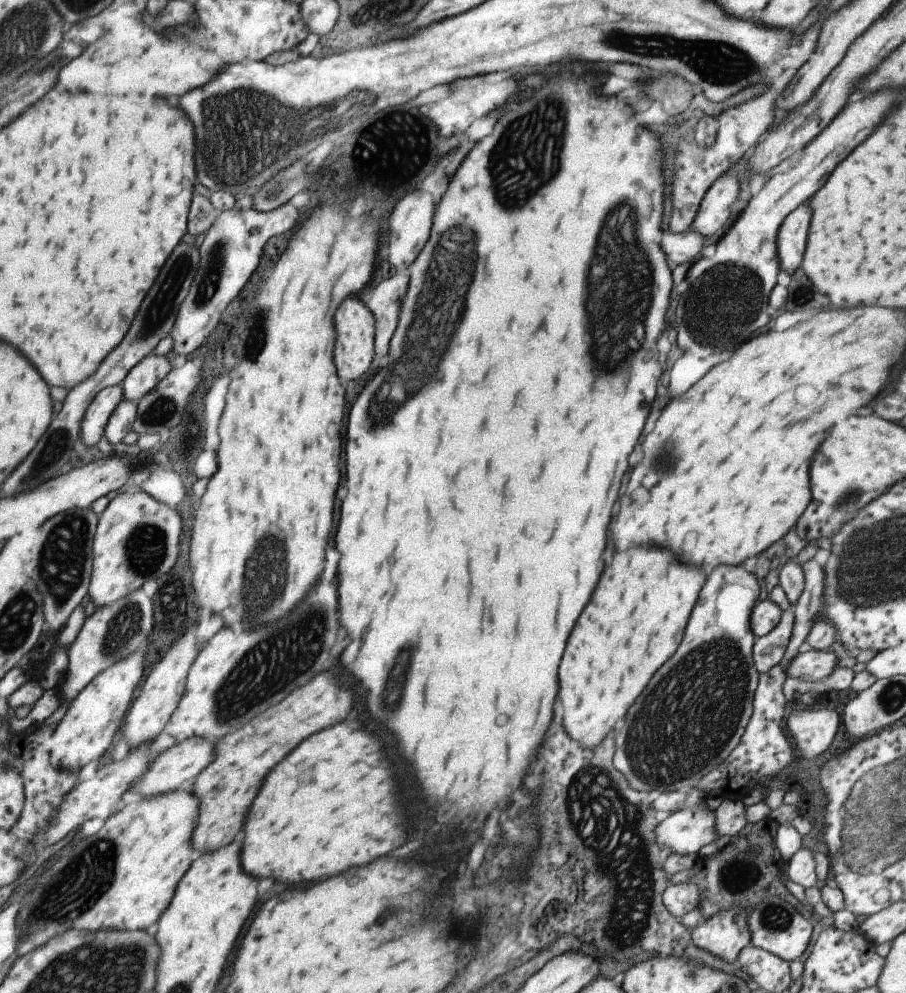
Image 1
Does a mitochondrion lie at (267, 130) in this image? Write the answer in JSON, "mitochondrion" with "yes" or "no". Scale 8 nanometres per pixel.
{"mitochondrion":"yes"}

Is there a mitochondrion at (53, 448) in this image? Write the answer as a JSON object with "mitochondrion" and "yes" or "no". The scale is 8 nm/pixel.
{"mitochondrion":"yes"}

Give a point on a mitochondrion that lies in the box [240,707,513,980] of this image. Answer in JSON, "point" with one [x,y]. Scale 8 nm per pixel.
{"point":[405,907]}

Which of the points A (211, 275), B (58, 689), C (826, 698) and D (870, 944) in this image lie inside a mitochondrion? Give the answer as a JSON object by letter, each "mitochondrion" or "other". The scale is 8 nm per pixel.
{"A":"mitochondrion","B":"other","C":"other","D":"other"}

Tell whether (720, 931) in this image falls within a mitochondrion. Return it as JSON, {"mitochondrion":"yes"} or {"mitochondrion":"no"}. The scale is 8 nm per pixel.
{"mitochondrion":"no"}

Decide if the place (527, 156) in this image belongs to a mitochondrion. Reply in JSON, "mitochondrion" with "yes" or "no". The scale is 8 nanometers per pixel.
{"mitochondrion":"yes"}

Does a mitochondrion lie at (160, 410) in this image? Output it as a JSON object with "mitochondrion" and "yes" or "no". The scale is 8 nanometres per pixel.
{"mitochondrion":"yes"}

